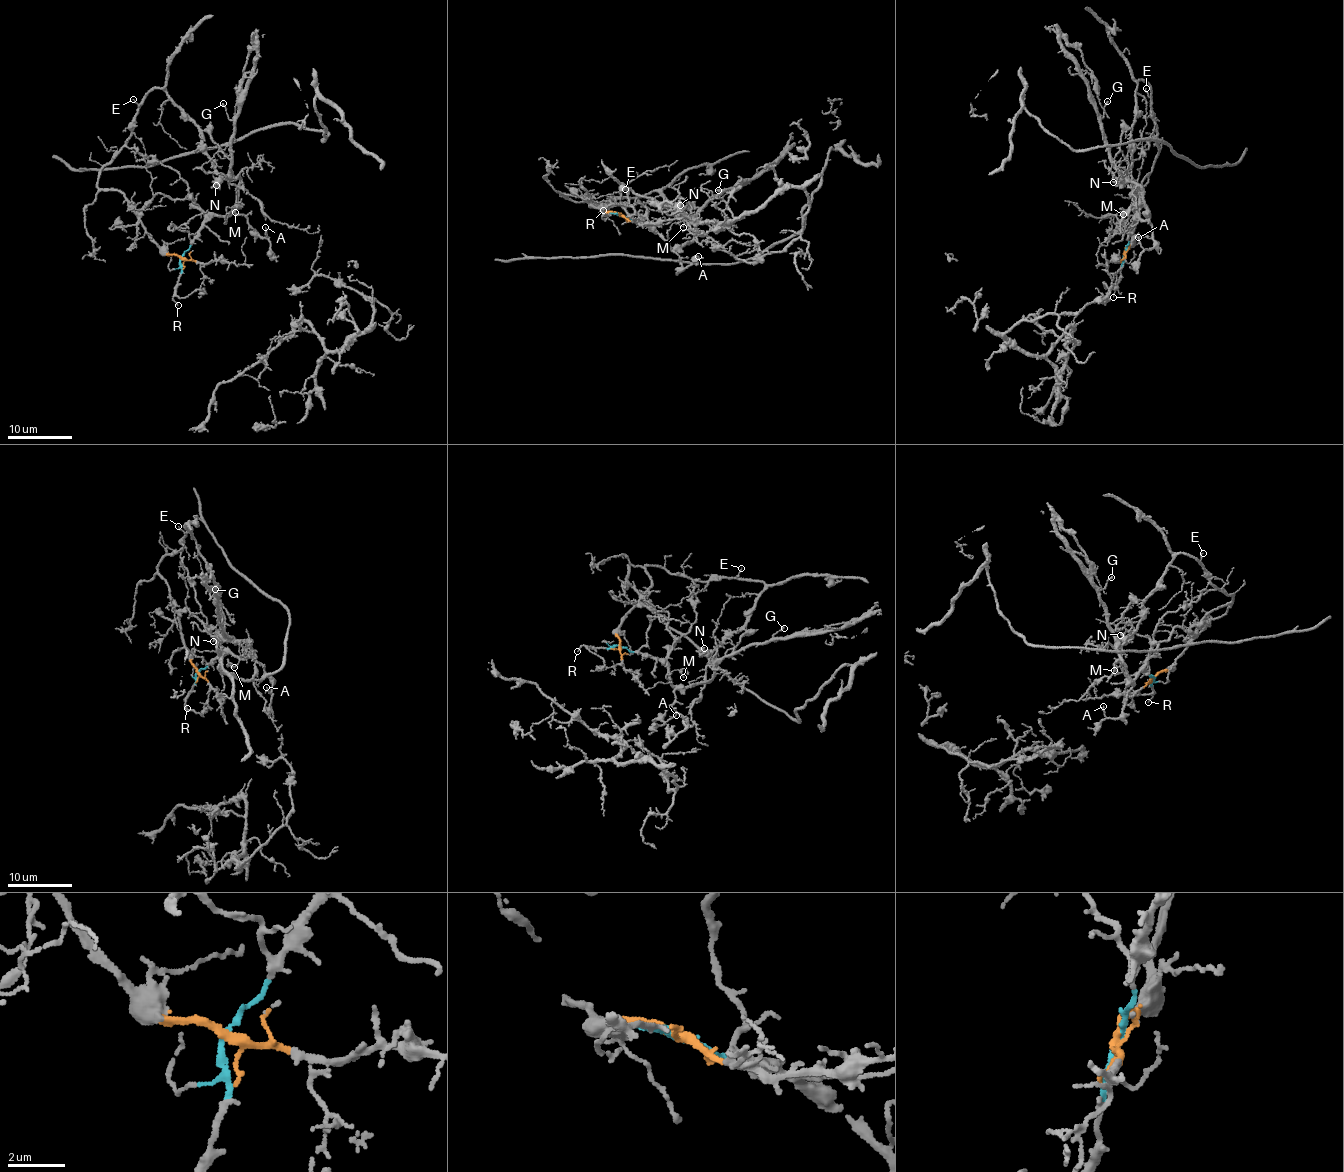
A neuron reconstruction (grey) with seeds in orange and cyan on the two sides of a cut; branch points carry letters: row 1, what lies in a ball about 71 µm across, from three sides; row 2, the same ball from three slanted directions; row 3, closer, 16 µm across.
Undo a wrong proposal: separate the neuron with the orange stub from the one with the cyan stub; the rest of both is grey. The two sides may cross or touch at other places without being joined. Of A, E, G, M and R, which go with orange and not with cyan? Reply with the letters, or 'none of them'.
E

